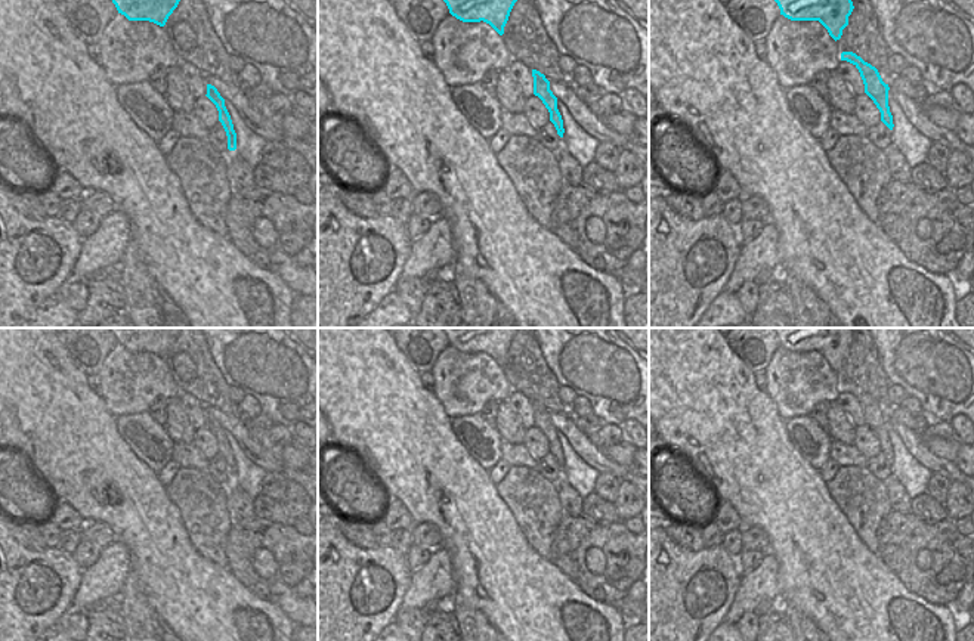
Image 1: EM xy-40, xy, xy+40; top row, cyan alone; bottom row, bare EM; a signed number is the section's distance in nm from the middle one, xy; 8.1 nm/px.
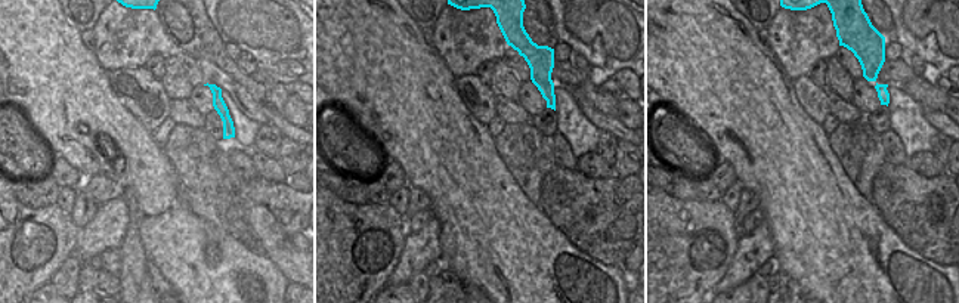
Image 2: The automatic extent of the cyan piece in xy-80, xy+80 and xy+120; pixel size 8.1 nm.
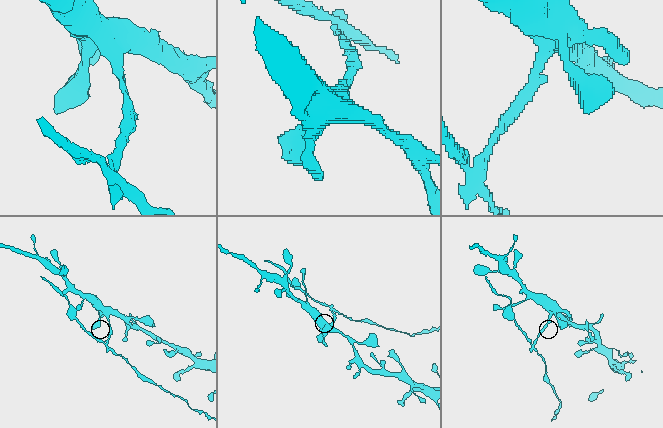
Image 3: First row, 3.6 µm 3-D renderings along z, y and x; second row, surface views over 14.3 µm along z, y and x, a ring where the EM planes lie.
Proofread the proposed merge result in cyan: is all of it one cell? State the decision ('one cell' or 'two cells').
two cells

